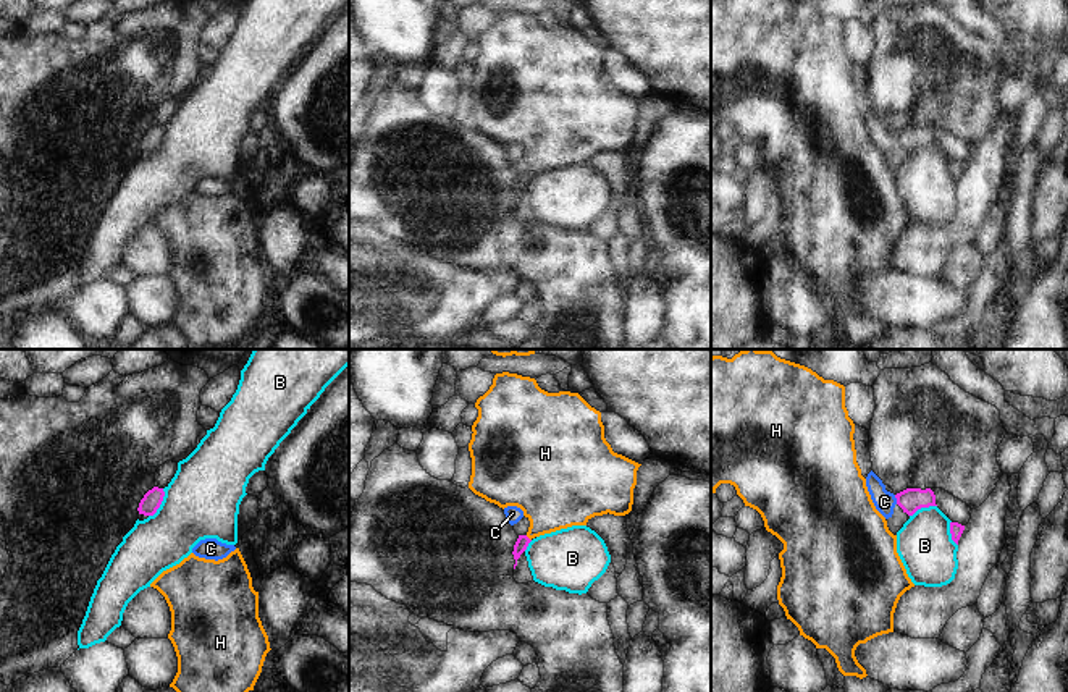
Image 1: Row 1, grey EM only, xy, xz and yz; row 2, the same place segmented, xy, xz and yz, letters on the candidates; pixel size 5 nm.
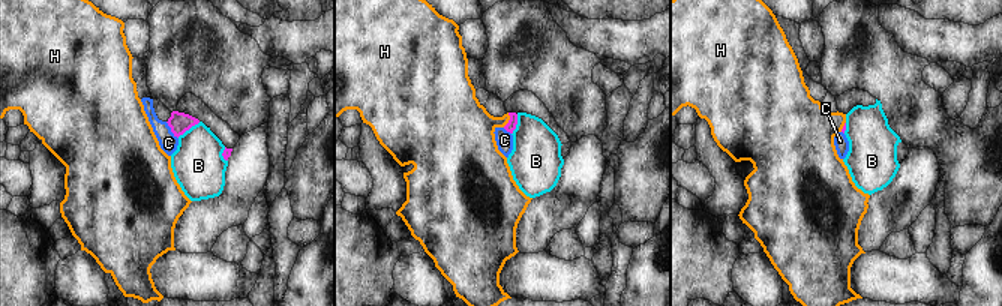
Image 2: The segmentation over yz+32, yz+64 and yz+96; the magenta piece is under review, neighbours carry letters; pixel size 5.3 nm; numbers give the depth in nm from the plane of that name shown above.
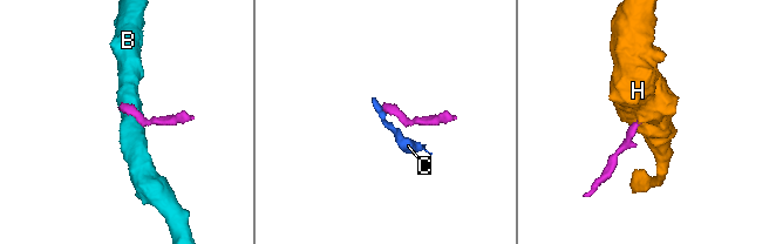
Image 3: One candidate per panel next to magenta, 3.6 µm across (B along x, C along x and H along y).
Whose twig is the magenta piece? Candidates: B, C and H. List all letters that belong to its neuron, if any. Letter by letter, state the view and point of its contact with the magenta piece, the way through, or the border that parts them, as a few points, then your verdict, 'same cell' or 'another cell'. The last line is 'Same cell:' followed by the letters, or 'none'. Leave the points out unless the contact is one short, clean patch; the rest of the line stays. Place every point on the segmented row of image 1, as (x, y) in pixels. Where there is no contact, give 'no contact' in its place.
B: xy (160, 503) | along xy (163, 489), (160, 506), (149, 516) | another cell
C: yz (897, 500) | along yz (894, 495), (897, 503) | another cell
H: xz (529, 539) | across xz (522, 542), (529, 539), (545, 518), (553, 495) | same cell
Same cell: H

